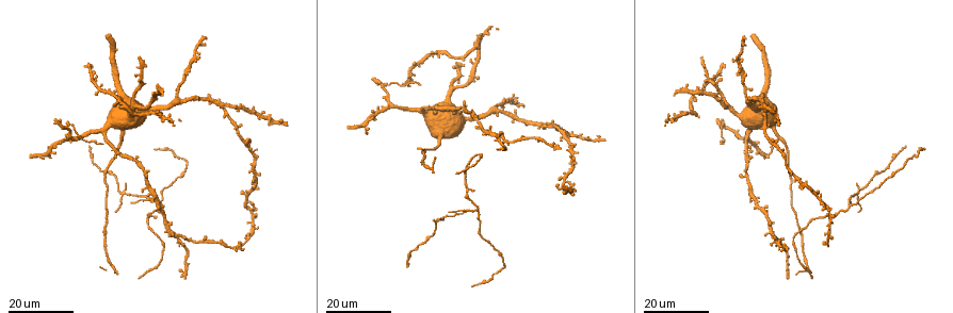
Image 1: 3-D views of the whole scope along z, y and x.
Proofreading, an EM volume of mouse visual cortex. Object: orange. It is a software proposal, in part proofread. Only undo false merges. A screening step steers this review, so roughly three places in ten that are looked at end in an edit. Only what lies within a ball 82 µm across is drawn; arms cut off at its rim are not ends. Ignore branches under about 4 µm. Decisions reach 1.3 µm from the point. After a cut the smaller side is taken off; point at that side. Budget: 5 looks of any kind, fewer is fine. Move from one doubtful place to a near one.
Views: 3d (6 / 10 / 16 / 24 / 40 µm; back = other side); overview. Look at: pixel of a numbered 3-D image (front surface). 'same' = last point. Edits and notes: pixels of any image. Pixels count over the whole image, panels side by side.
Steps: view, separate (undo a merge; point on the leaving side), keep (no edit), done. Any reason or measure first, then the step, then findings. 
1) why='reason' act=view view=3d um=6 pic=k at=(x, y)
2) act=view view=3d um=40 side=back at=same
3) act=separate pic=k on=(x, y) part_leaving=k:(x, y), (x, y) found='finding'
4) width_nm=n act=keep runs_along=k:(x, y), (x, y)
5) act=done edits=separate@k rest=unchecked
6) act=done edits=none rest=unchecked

why='four-way junction' act=view view=3d um=24 pic=1 at=(122, 194)

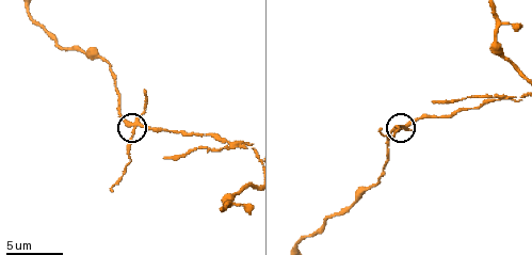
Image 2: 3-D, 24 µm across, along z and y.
act=view view=3d um=6 pic=2 at=(132, 129)

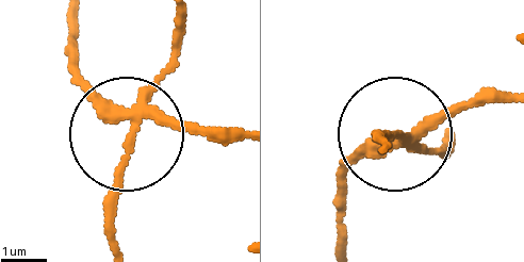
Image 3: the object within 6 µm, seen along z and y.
side_arm_um=7 act=separate pic=3 on=(116, 175) part_leaving=3:(136, 118), (113, 240) found='a second cell is stuck on'

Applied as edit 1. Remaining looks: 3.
why='two arms in line, one across' act=view view=3d um=16 pic=2 at=(227, 145)

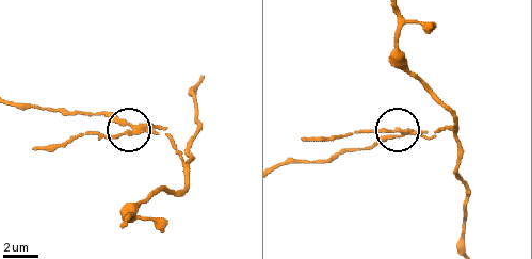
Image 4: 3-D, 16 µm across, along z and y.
why='from behind' act=view view=3d um=16 side=back pic=4 at=(398, 133)

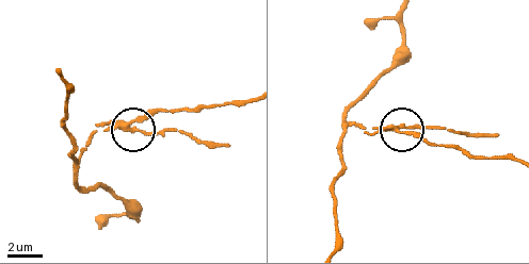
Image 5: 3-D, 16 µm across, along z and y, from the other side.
width_nm=240 act=separate pic=5 on=(146, 133) part_leaving=5:(123, 125), (151, 134), (173, 130), (227, 145) found='a second cell is stuck on'

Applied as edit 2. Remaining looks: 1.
act=done edits=separate@3,separate@5 rest=unchecked

